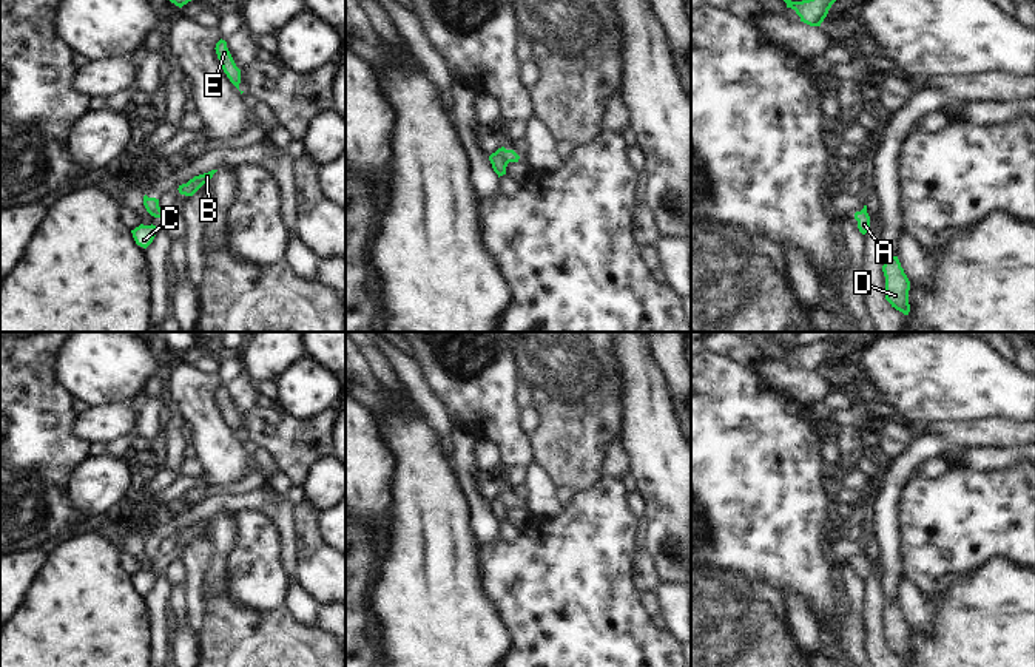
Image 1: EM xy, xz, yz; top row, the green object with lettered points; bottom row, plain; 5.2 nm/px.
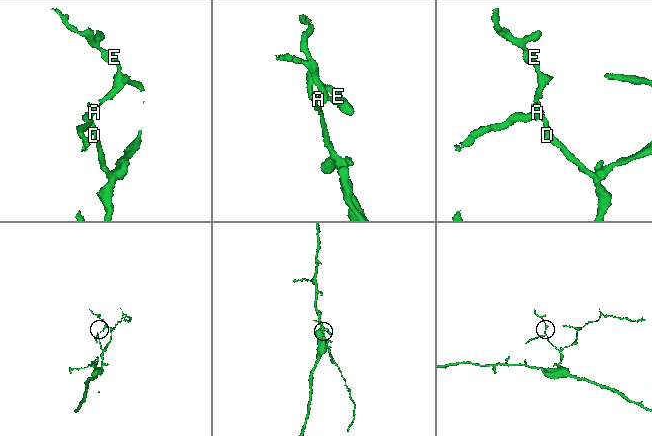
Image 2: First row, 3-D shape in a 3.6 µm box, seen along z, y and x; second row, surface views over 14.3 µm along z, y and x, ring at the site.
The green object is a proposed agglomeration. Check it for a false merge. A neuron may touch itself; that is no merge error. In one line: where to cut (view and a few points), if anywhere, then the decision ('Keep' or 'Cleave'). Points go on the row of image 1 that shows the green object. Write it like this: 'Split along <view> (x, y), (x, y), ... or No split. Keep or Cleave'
Split along xz (506, 150), (508, 162). Cleave

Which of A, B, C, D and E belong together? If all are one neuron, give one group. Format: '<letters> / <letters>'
A B C E / D

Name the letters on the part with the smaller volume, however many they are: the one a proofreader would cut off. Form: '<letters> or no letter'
A, B, C, E

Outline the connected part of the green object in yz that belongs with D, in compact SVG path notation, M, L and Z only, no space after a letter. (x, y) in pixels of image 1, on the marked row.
M885 256L882 272L885 276L885 300L892 304L892 307L902 312L904 315L909 315L910 281L904 273L898 256Z

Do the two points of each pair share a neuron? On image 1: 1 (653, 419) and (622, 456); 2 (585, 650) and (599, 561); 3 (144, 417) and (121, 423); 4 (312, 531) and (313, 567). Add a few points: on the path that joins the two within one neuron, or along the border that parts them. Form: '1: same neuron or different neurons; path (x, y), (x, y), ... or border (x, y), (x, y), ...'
1: different neurons; border (620, 437), (627, 446), (631, 473)
2: same neuron; path (585, 629), (585, 582)
3: different neurons; border (138, 413), (133, 431)
4: same neuron; path (312, 541), (313, 558)

